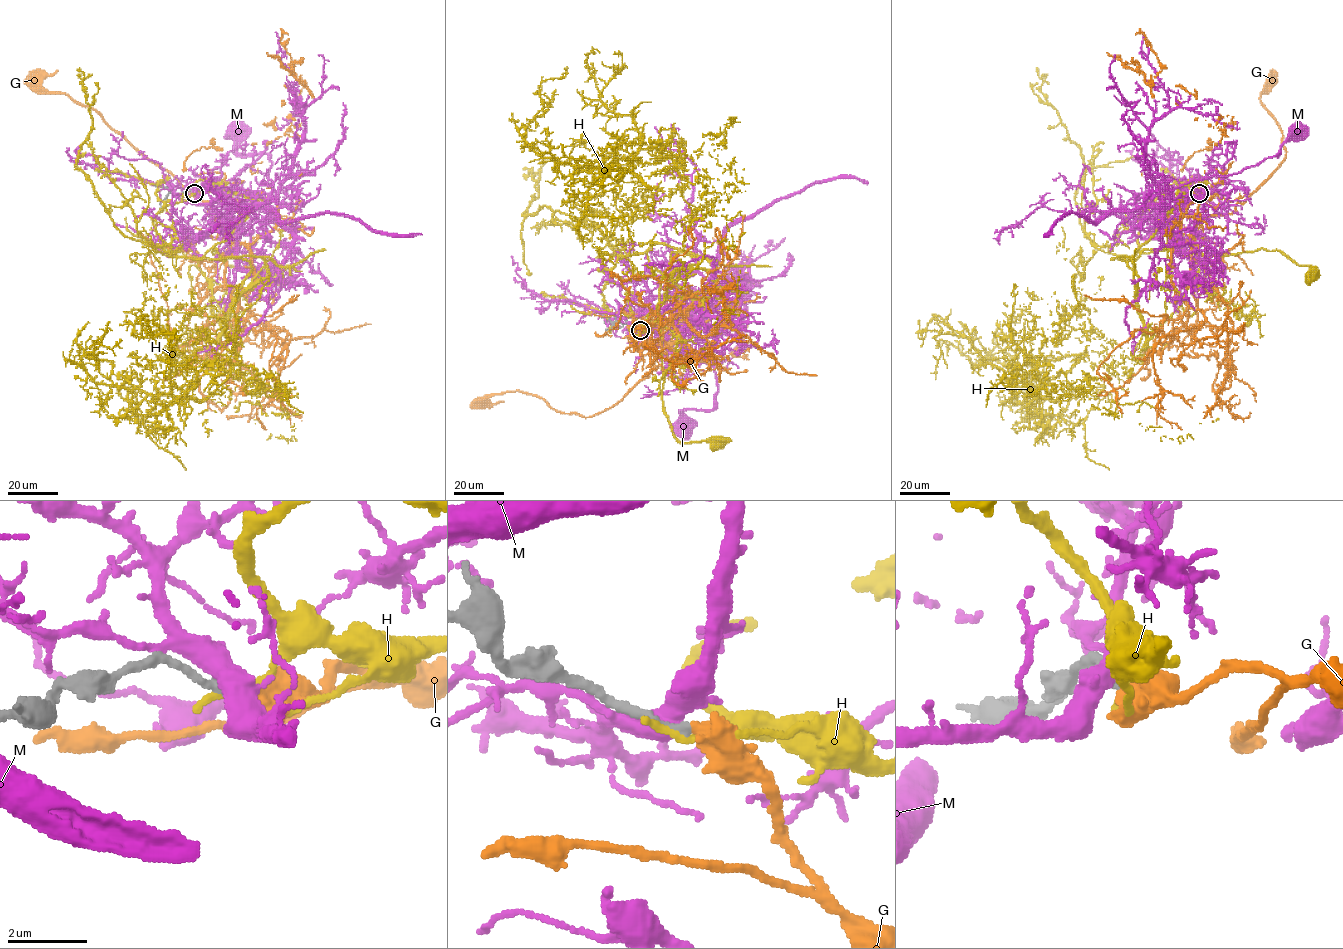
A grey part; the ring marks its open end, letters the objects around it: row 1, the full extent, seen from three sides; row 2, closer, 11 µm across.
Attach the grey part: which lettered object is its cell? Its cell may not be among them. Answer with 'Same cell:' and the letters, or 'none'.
Same cell: G

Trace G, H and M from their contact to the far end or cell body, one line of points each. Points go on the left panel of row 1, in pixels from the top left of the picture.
G: (194, 193), (261, 202), (275, 227), (252, 243), (235, 240), (208, 202), (96, 112), (33, 80)
H: (193, 193), (207, 179), (251, 201), (201, 257), (233, 257), (224, 261), (215, 249), (227, 265), (271, 272)
M: (192, 191), (221, 215), (277, 193), (267, 176), (269, 157), (239, 153), (238, 130)

